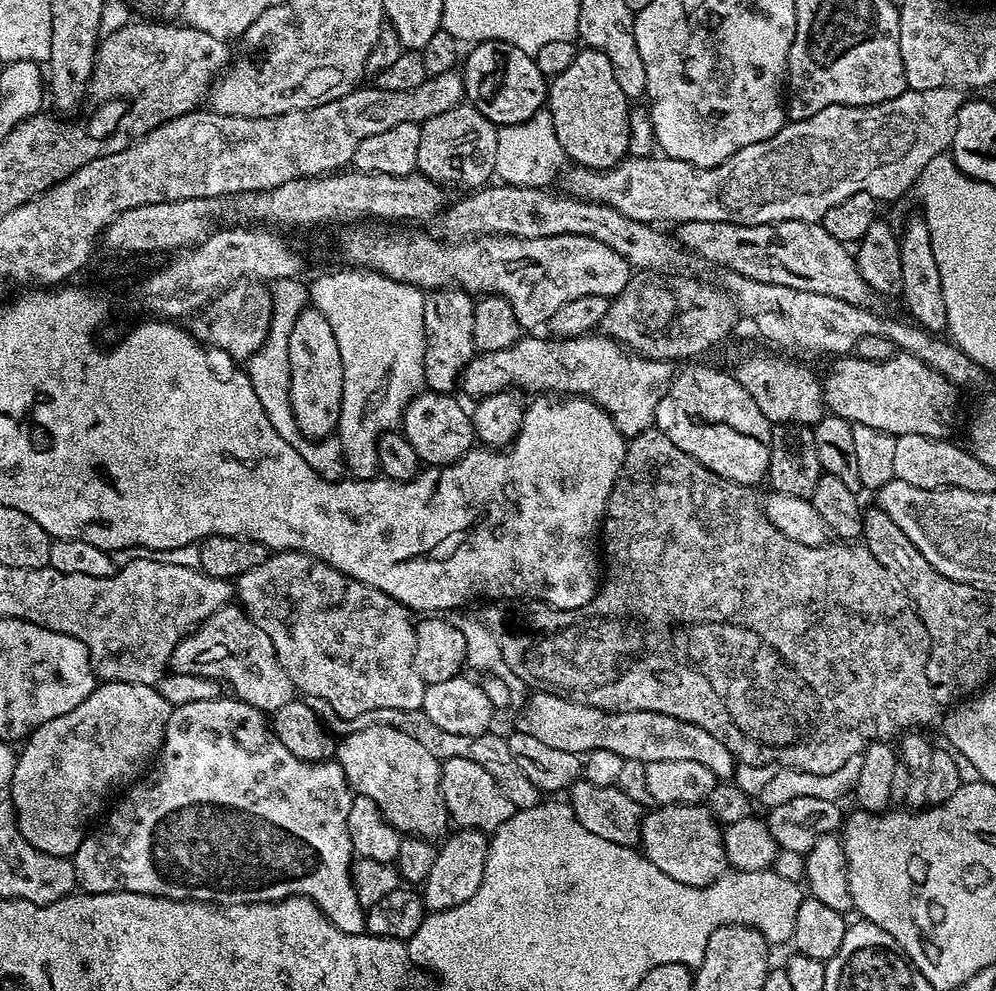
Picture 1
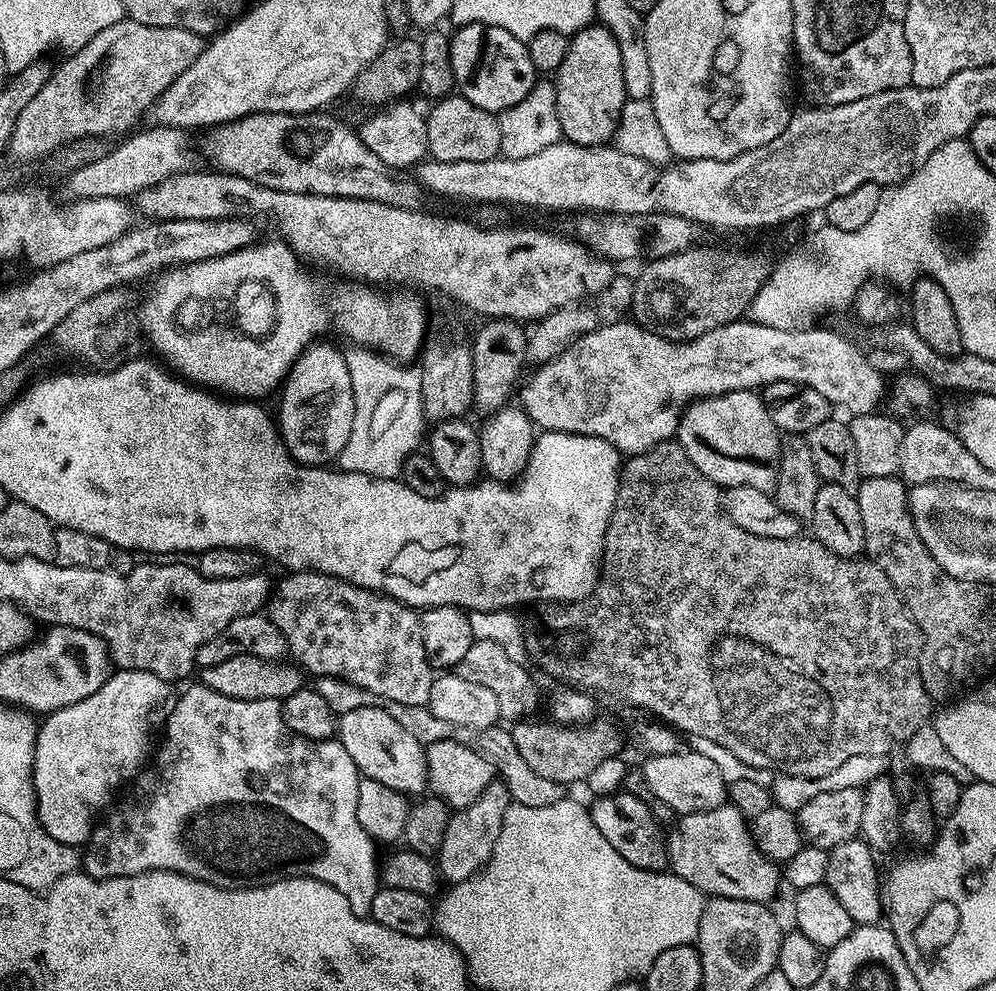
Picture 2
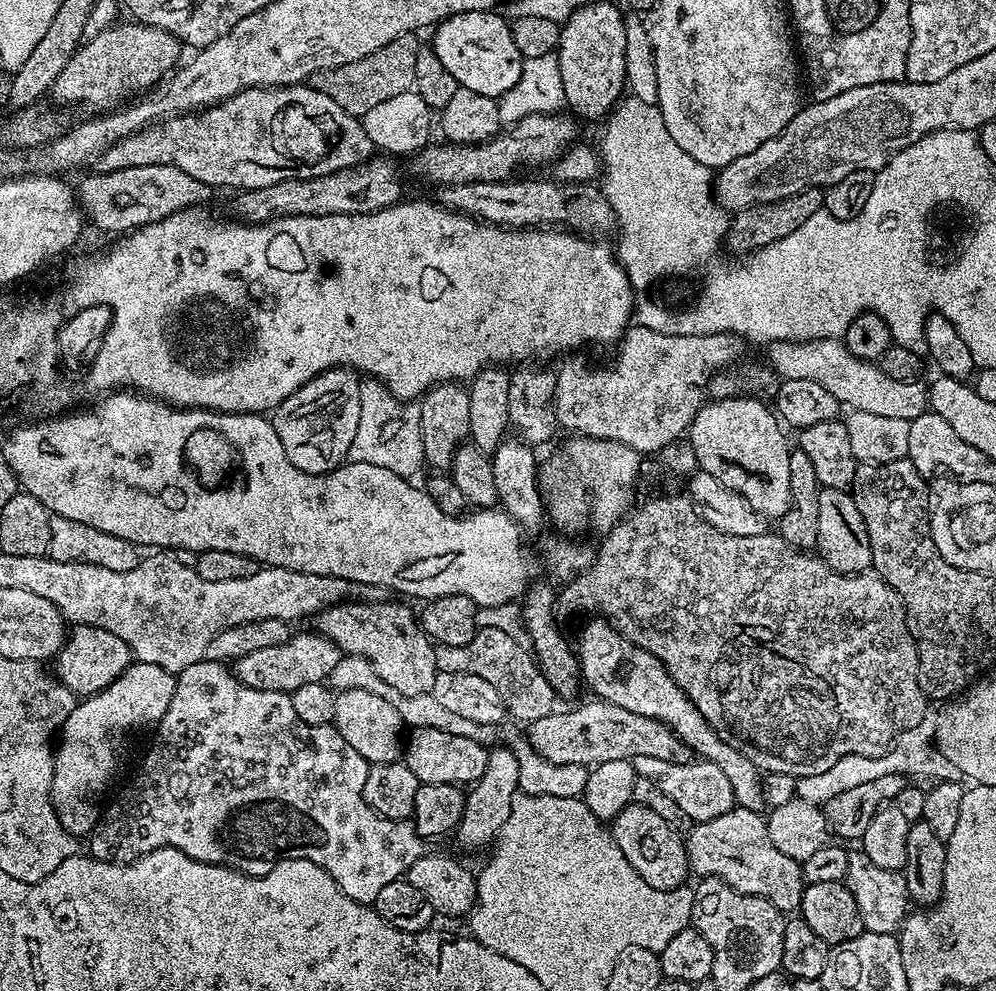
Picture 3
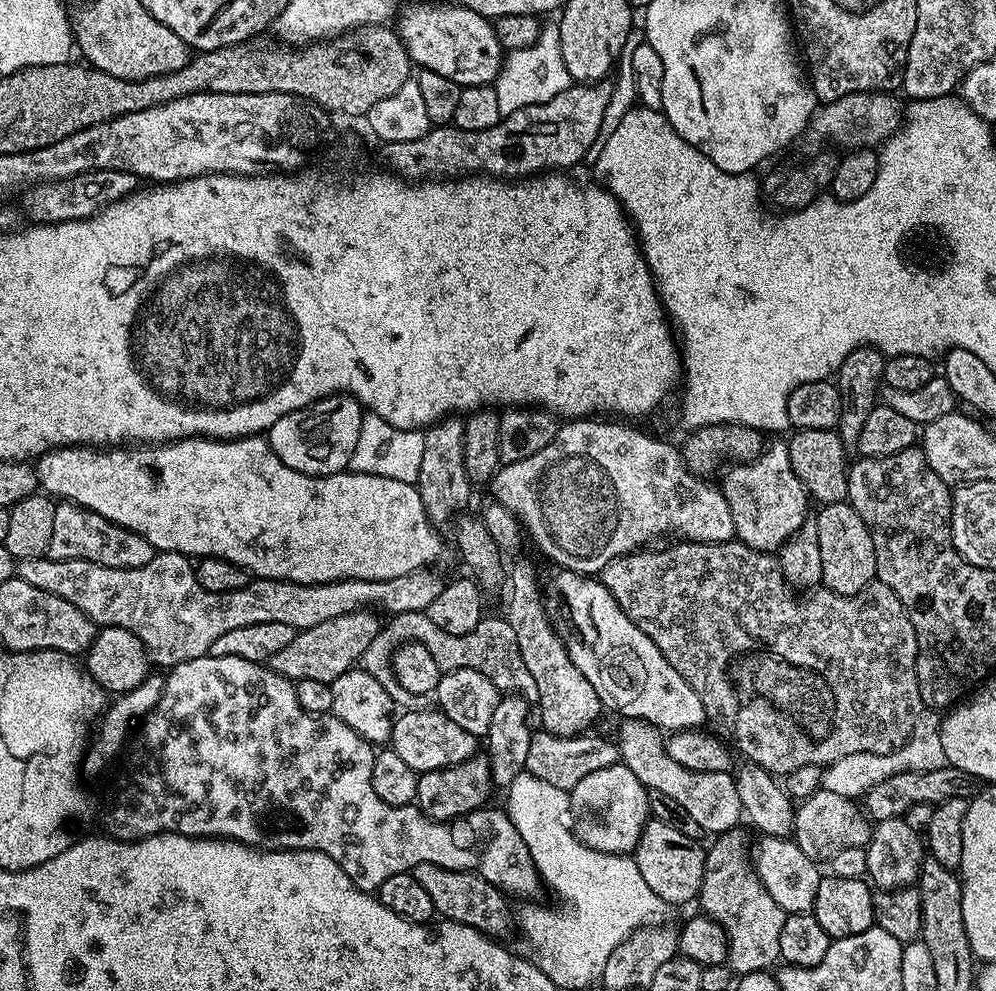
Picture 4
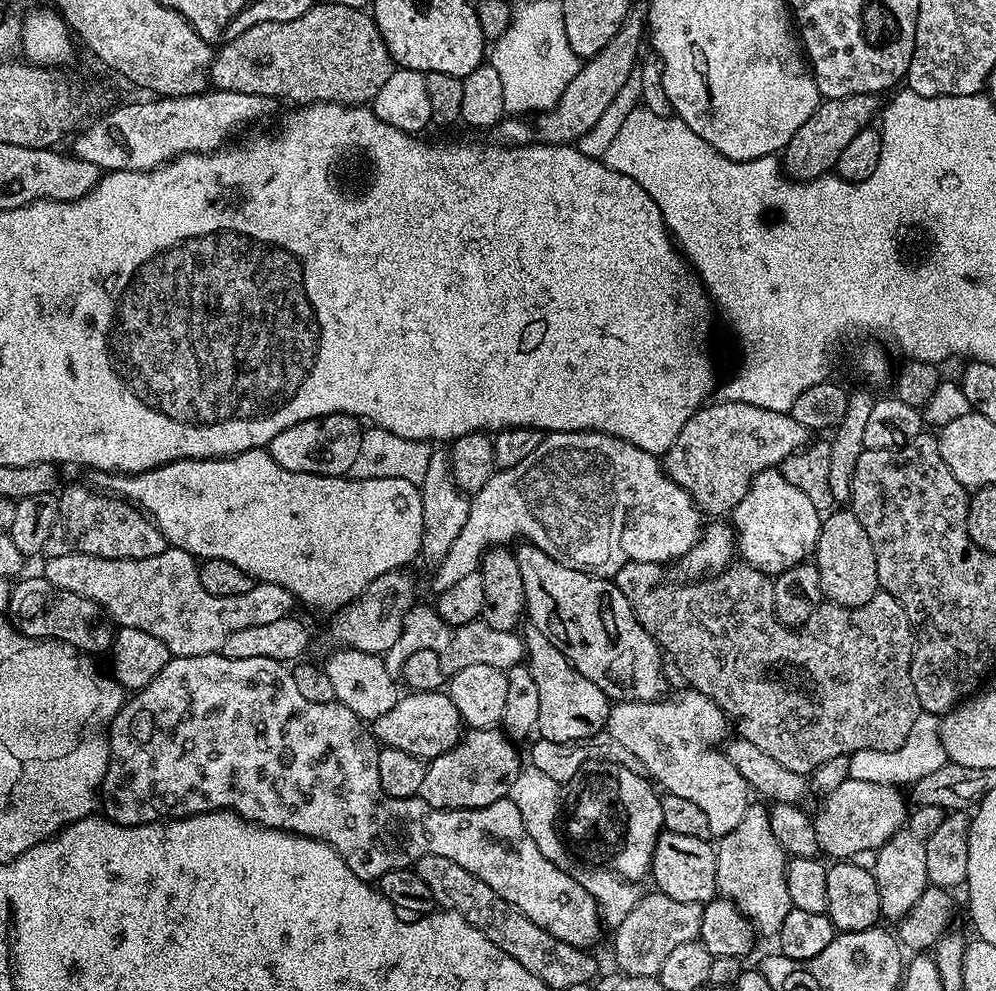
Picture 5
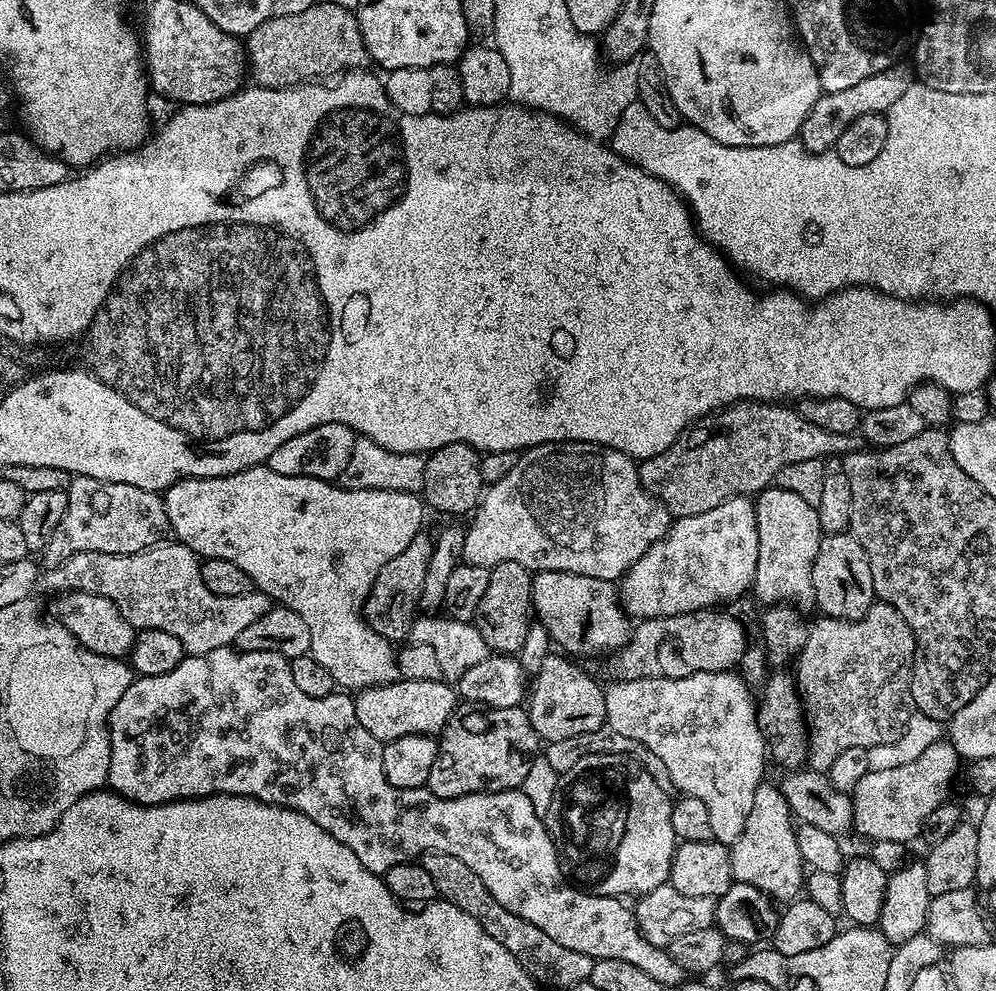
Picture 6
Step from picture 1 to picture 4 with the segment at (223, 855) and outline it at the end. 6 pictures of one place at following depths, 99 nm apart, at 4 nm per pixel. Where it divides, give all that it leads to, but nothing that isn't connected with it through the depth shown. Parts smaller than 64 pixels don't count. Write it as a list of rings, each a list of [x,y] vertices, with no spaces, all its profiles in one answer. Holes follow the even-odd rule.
[[[203,656],[202,658],[190,658],[190,662],[182,662],[176,664],[163,677],[164,689],[158,698],[158,702],[153,706],[151,712],[143,717],[142,723],[139,725],[138,731],[135,733],[134,739],[131,741],[130,747],[127,749],[128,761],[124,764],[124,773],[116,780],[116,785],[112,788],[112,793],[108,796],[108,801],[104,804],[104,813],[101,814],[100,820],[104,823],[103,831],[111,836],[113,840],[145,840],[147,836],[157,836],[160,832],[177,832],[183,836],[195,836],[197,838],[223,838],[225,840],[238,840],[241,844],[248,845],[249,848],[258,848],[266,852],[274,852],[277,850],[310,850],[311,852],[321,852],[330,858],[334,858],[334,862],[338,862],[338,866],[342,866],[342,870],[346,870],[346,874],[354,882],[354,886],[358,886],[363,892],[375,893],[382,886],[382,882],[386,882],[386,878],[390,878],[394,874],[402,874],[403,872],[411,872],[412,869],[418,867],[420,864],[433,864],[434,866],[442,866],[450,870],[462,870],[463,872],[476,872],[482,878],[486,878],[486,882],[490,882],[495,888],[500,889],[501,892],[507,894],[509,897],[528,896],[524,898],[532,898],[539,888],[542,888],[542,881],[540,879],[540,872],[534,866],[534,862],[530,858],[530,850],[524,842],[522,836],[518,834],[518,830],[514,826],[514,822],[508,817],[507,811],[503,807],[491,808],[485,806],[482,808],[475,808],[470,814],[459,816],[457,820],[431,820],[420,808],[417,808],[415,803],[407,804],[406,806],[390,806],[386,802],[382,802],[382,798],[378,798],[378,794],[374,794],[374,786],[372,785],[372,771],[374,770],[374,758],[376,757],[377,749],[373,745],[368,744],[364,738],[358,734],[354,734],[354,730],[350,730],[350,726],[346,726],[346,722],[342,722],[338,717],[325,714],[323,716],[311,716],[308,712],[302,710],[302,706],[298,706],[298,698],[296,697],[296,686],[293,681],[287,680],[286,677],[280,676],[277,672],[273,672],[271,668],[264,664],[255,664],[246,658],[230,658],[229,656]]]

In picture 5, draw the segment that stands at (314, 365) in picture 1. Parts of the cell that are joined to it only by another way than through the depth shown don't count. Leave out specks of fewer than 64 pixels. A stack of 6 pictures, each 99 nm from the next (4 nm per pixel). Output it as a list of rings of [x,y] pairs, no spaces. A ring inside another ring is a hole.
[[[345,412],[326,414],[322,418],[310,418],[282,430],[267,446],[267,451],[286,470],[319,476],[348,476],[362,447],[364,428],[361,421]]]

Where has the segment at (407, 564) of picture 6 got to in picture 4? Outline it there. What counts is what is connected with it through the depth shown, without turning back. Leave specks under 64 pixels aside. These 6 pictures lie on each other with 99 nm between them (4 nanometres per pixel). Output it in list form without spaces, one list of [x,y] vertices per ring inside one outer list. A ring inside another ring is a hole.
[[[365,610],[342,614],[342,618],[330,618],[330,622],[297,631],[294,642],[290,642],[290,646],[278,650],[278,654],[267,660],[267,667],[293,682],[313,680],[332,684],[342,674],[346,674],[348,669],[357,667],[364,651],[375,642],[376,635],[380,632],[379,618],[381,619],[375,611]]]

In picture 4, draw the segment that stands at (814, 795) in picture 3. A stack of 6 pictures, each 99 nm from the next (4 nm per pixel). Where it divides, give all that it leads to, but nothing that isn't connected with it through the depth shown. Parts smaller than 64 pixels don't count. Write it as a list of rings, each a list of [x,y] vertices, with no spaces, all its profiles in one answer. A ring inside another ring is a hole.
[[[932,724],[914,726],[912,737],[898,749],[900,756],[876,754],[848,754],[836,759],[825,767],[822,786],[825,791],[838,794],[840,797],[857,799],[885,780],[886,776],[906,773],[910,770],[938,770],[947,765],[946,750],[942,750],[942,734],[940,728],[932,728]]]

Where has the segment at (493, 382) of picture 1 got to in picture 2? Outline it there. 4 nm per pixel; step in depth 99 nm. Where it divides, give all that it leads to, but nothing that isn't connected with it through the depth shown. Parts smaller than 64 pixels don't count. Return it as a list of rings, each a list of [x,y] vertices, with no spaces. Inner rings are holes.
[[[741,318],[730,322],[726,326],[718,326],[718,330],[710,330],[710,334],[702,334],[693,340],[667,340],[666,338],[662,338],[658,333],[651,332],[647,326],[635,323],[631,319],[616,319],[620,320],[614,321],[613,324],[608,324],[608,322],[601,323],[600,327],[596,328],[593,332],[588,332],[582,338],[578,338],[578,342],[574,342],[574,346],[570,346],[565,352],[558,354],[558,358],[539,365],[533,371],[536,373],[525,382],[524,389],[519,389],[518,400],[519,396],[521,400],[519,400],[519,403],[522,405],[524,411],[528,413],[529,418],[531,418],[537,429],[545,432],[574,432],[583,436],[597,436],[606,442],[610,442],[610,446],[614,446],[625,457],[630,457],[650,450],[656,444],[661,444],[663,440],[673,439],[682,415],[680,407],[687,405],[693,400],[702,400],[709,396],[721,396],[727,392],[762,390],[768,384],[773,384],[774,382],[794,382],[804,388],[818,390],[818,394],[822,394],[822,398],[826,398],[837,409],[845,408],[848,414],[852,416],[861,416],[862,414],[870,414],[877,411],[886,396],[886,378],[882,374],[878,374],[878,370],[874,370],[874,366],[870,366],[865,349],[863,347],[860,349],[858,345],[851,344],[846,337],[838,332],[831,332],[828,328],[809,326],[806,328],[782,330],[774,326],[757,324],[751,318]]]

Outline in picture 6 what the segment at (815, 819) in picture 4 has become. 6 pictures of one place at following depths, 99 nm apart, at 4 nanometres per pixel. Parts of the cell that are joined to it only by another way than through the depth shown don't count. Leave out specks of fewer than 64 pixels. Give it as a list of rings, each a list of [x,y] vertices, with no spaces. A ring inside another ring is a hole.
[[[941,738],[935,744],[926,746],[926,750],[922,750],[922,754],[912,762],[906,762],[902,766],[891,766],[890,769],[872,768],[850,793],[855,831],[857,833],[860,831],[868,842],[889,839],[907,845],[915,836],[921,835],[922,825],[931,811],[937,806],[942,806],[949,799],[948,787],[956,780],[956,771],[960,768],[959,762],[961,763],[955,746],[947,739]]]

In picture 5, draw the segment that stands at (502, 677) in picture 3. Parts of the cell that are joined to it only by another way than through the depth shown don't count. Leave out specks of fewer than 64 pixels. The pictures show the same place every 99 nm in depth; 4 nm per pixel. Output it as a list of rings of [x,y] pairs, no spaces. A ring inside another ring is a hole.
[[[423,602],[412,605],[412,609],[406,614],[402,634],[398,634],[398,656],[401,661],[410,658],[414,650],[434,650],[438,654],[438,662],[442,665],[445,674],[451,674],[458,670],[466,670],[466,666],[494,666],[505,670],[512,668],[515,664],[521,663],[525,659],[524,641],[515,631],[494,630],[494,626],[486,626],[483,619],[475,620],[462,626],[450,626],[442,617],[438,615],[435,607],[428,608]]]

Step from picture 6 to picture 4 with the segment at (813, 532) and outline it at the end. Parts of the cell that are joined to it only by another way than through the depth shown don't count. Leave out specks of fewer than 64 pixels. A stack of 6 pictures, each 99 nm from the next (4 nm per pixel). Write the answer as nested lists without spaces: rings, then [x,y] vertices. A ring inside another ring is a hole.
[[[787,443],[767,445],[753,460],[736,462],[729,468],[722,491],[734,518],[735,539],[759,552],[775,553],[810,514],[810,497],[790,466]]]

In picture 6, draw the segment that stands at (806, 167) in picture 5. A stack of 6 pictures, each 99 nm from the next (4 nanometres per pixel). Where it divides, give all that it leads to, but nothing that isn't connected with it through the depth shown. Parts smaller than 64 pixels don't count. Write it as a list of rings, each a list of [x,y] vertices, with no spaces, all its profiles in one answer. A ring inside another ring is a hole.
[[[897,62],[878,74],[870,74],[870,78],[862,78],[855,86],[847,90],[821,91],[818,102],[814,102],[814,110],[806,114],[806,122],[802,122],[798,133],[800,144],[807,152],[833,151],[842,138],[842,130],[854,122],[854,118],[862,118],[862,114],[886,114],[906,90],[914,82],[914,68],[911,63]]]

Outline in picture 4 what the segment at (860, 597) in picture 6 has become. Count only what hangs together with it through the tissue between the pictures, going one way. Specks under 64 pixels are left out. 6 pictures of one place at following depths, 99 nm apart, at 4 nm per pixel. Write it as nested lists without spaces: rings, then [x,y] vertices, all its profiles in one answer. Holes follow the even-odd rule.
[[[826,504],[814,516],[818,526],[818,546],[822,549],[822,584],[843,596],[858,594],[877,579],[876,555],[870,530],[851,504]]]

